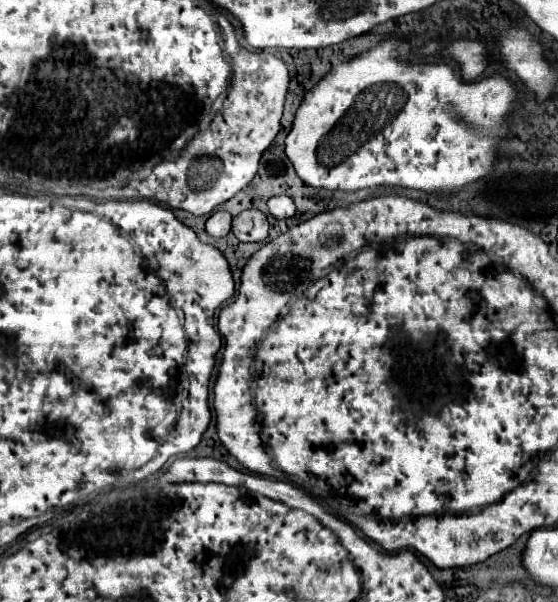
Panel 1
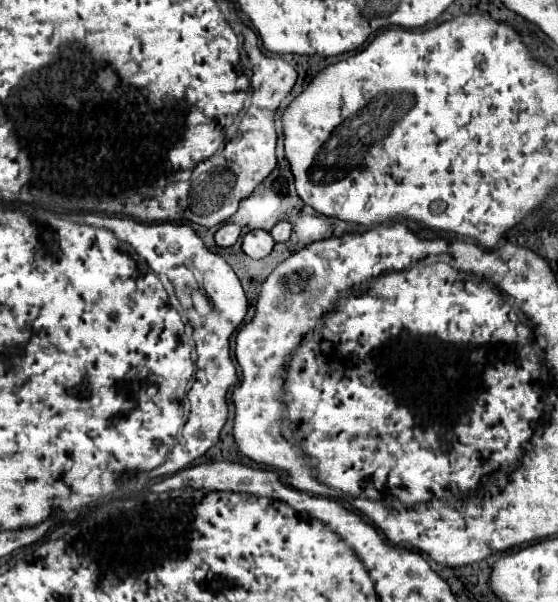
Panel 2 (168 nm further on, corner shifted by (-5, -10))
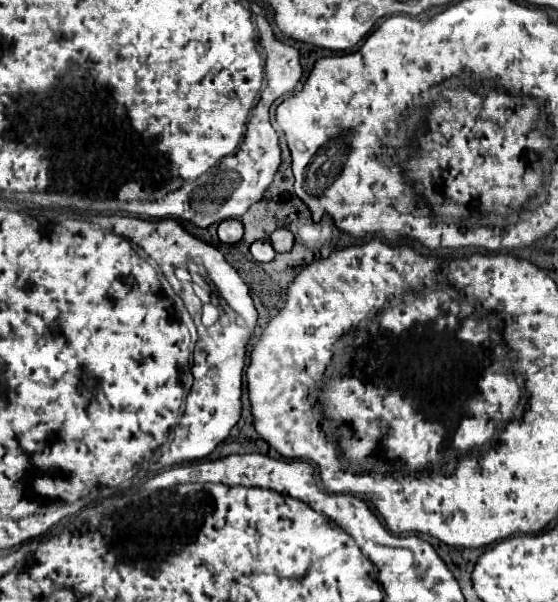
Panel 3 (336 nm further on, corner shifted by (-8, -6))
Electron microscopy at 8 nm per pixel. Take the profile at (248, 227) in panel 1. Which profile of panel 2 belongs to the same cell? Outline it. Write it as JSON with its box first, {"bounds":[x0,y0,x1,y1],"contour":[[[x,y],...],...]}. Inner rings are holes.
{"bounds":[242,229,274,259],"contour":[[[254,229],[254,231],[246,233],[242,239],[242,249],[252,259],[262,259],[262,257],[270,255],[272,247],[274,247],[272,235],[262,229]]]}

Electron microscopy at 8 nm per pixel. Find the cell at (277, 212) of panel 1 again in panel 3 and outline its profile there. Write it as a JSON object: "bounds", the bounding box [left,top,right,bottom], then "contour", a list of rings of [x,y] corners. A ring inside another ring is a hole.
{"bounds":[269,229,293,253],"contour":[[[277,229],[269,239],[277,253],[287,253],[293,247],[293,233],[289,233],[287,229]]]}

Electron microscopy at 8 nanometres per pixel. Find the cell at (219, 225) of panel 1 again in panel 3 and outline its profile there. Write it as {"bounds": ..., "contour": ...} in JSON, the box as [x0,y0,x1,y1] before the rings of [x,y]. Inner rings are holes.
{"bounds":[217,219,243,243],"contour":[[[227,219],[227,221],[219,223],[217,233],[223,243],[237,243],[243,237],[243,223],[239,219]]]}

